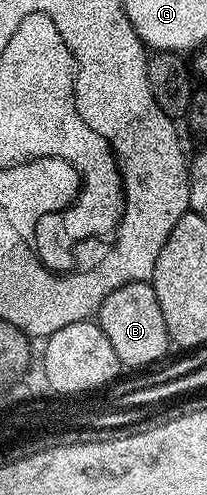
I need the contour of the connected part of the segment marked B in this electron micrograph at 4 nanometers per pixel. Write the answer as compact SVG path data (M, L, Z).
M150 281L130 282L105 296L97 321L124 367L151 366L169 347L165 316L161 316L161 304L157 304L157 292L153 292Z

